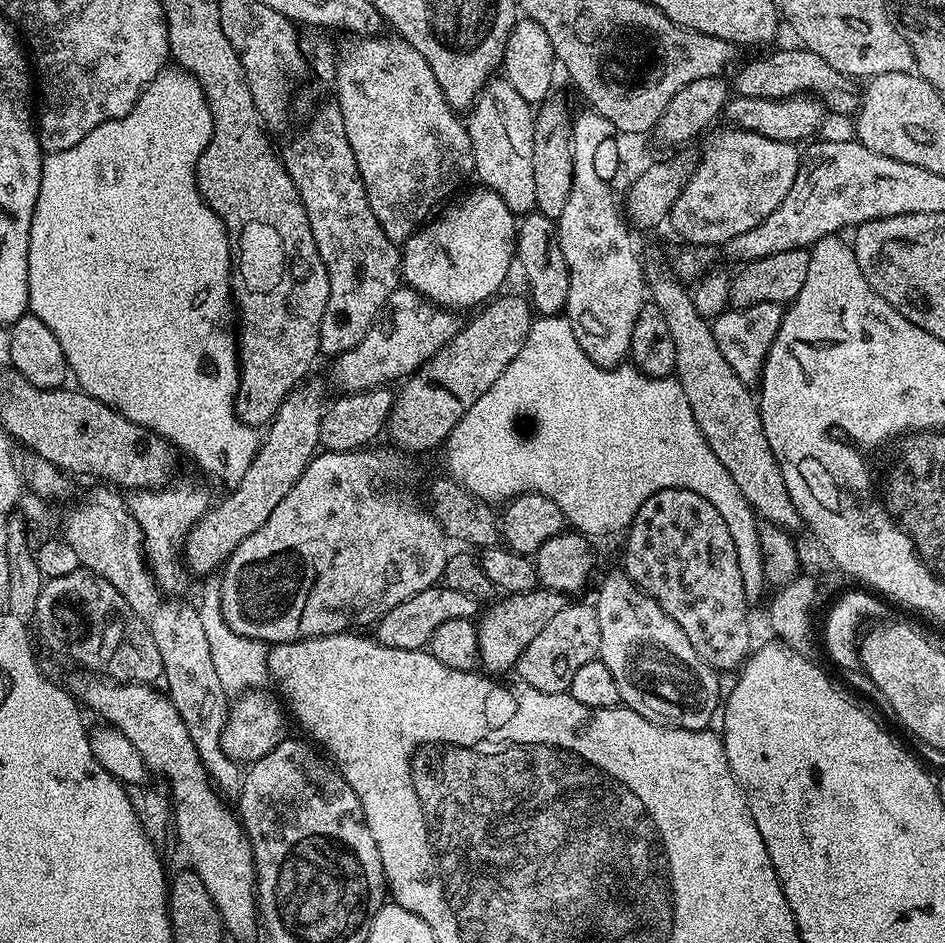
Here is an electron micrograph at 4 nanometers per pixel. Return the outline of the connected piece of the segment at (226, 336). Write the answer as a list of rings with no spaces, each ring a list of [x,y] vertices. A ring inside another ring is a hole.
[[[166,66],[148,84],[134,110],[117,120],[102,122],[78,146],[70,150],[49,152],[44,156],[38,202],[30,226],[28,247],[28,307],[31,315],[42,318],[66,354],[69,373],[77,380],[79,391],[115,408],[130,422],[141,424],[171,442],[177,449],[189,452],[204,472],[221,480],[228,490],[238,487],[242,474],[258,454],[262,436],[257,429],[244,424],[236,413],[236,395],[240,385],[238,336],[228,332],[228,315],[234,312],[234,253],[228,243],[228,231],[218,214],[202,198],[196,185],[196,163],[212,137],[212,115],[202,86],[179,66]]]

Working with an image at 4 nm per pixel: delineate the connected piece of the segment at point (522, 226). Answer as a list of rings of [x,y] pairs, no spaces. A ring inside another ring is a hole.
[[[535,210],[525,213],[518,224],[516,260],[522,264],[528,280],[528,298],[533,311],[540,316],[561,315],[569,298],[569,272],[555,221]]]

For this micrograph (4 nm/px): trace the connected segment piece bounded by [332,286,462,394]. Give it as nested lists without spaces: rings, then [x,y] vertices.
[[[407,286],[395,288],[366,338],[356,348],[333,359],[336,360],[332,364],[333,382],[341,393],[351,394],[391,385],[391,380],[403,381],[459,334],[462,324],[456,321],[456,316],[455,311],[433,304],[421,292]]]

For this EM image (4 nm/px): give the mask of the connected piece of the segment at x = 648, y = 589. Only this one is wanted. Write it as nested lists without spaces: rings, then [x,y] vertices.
[[[681,488],[658,490],[658,494],[646,498],[646,502],[642,502],[638,514],[634,514],[632,525],[626,530],[627,536],[628,541],[624,544],[624,564],[622,564],[624,573],[650,598],[654,598],[658,602],[658,606],[662,606],[662,610],[666,610],[666,614],[670,614],[670,618],[674,618],[674,622],[678,622],[678,626],[682,626],[682,634],[686,634],[686,638],[690,638],[690,646],[694,646],[694,650],[698,650],[698,658],[702,658],[720,674],[725,674],[724,672],[730,671],[731,668],[733,670],[739,669],[754,648],[752,628],[748,625],[750,605],[743,590],[742,575],[738,568],[738,555],[735,554],[734,538],[730,538],[730,530],[726,530],[726,522],[722,518],[722,514],[718,514],[718,510],[714,510],[714,506],[710,506],[710,502],[706,502],[706,498],[702,498],[702,494],[694,494],[690,490],[682,490]]]

